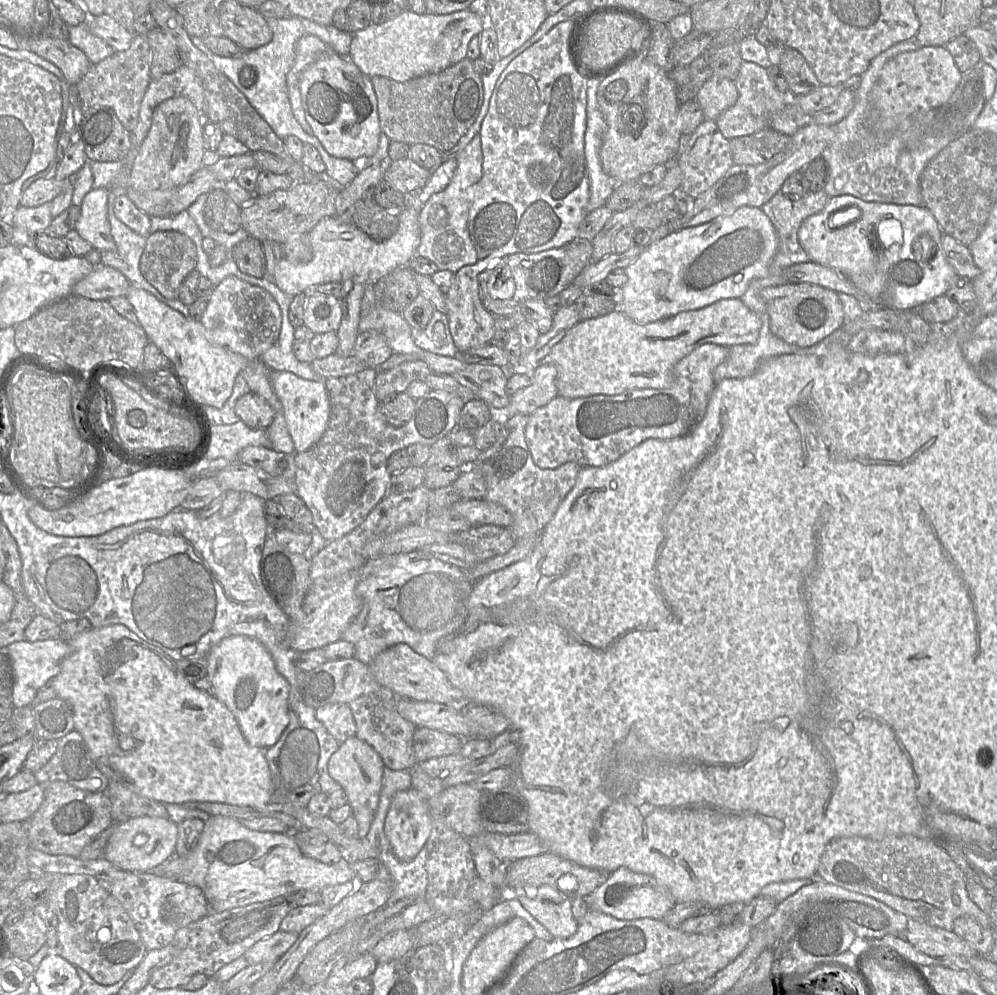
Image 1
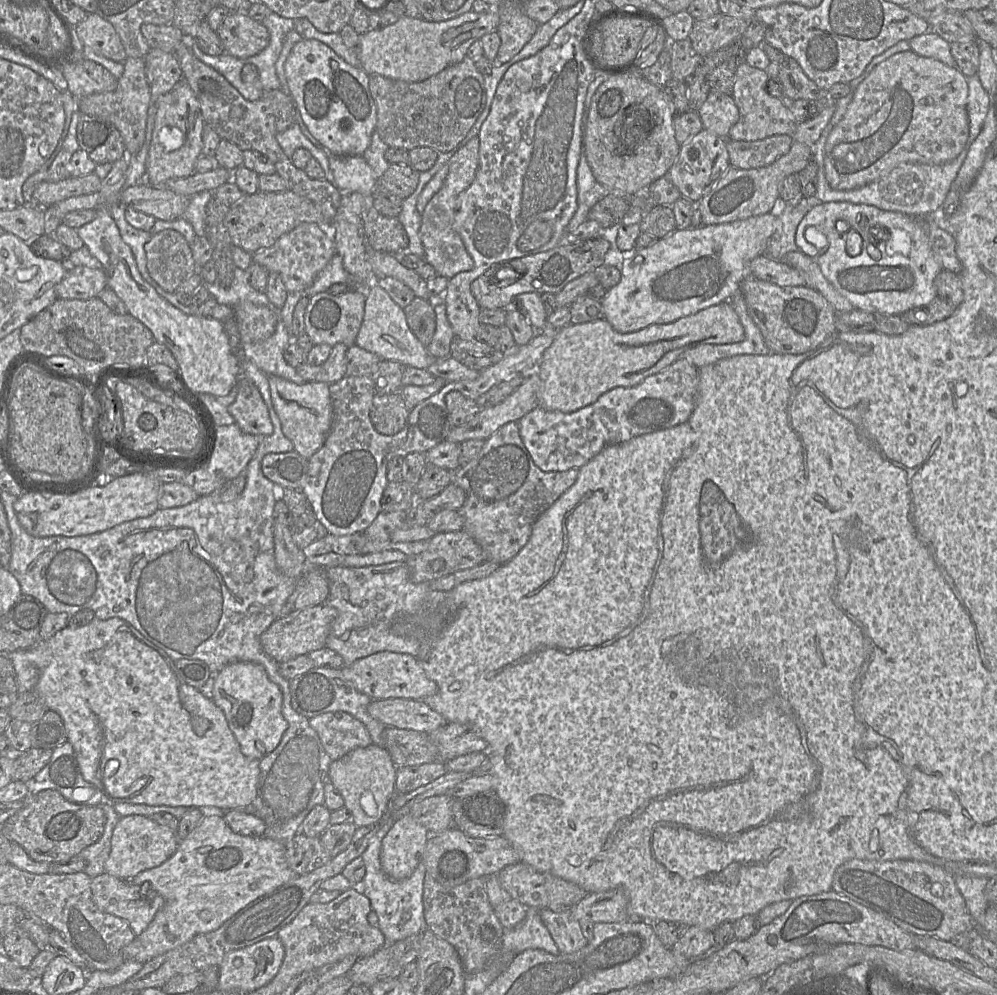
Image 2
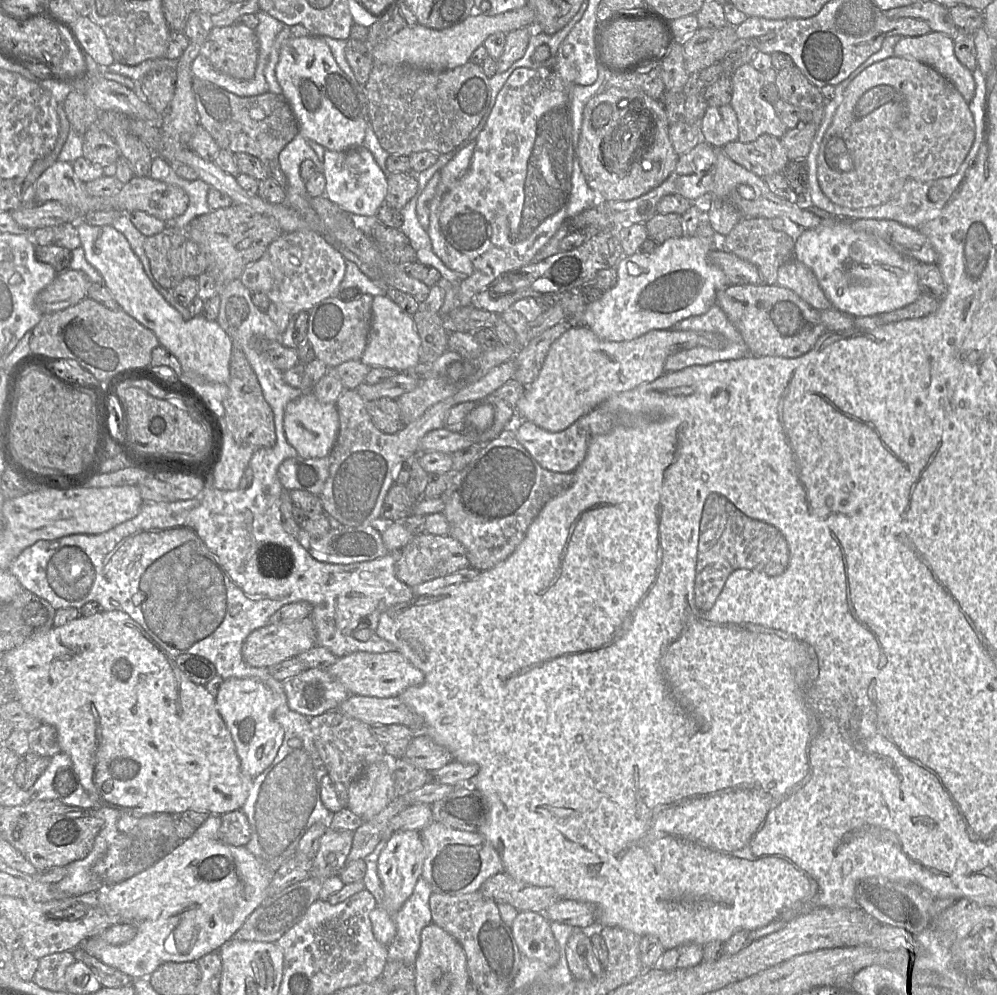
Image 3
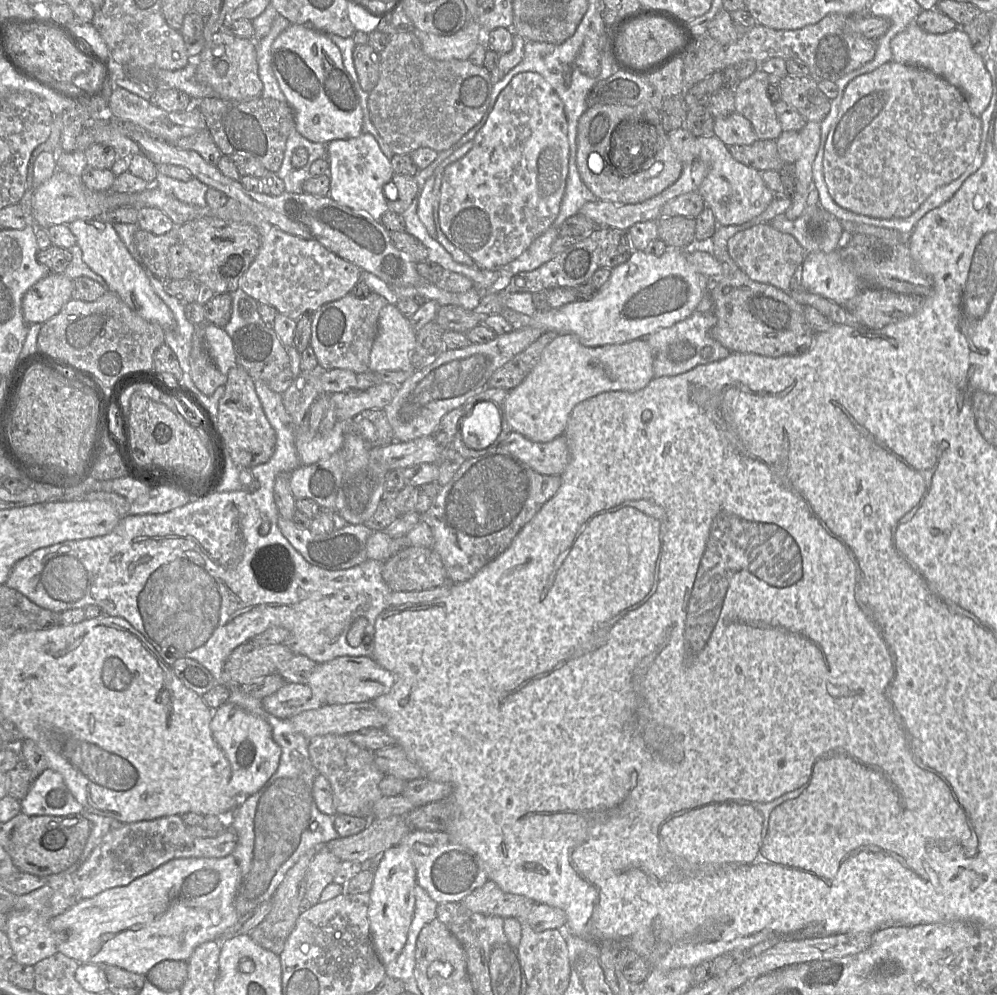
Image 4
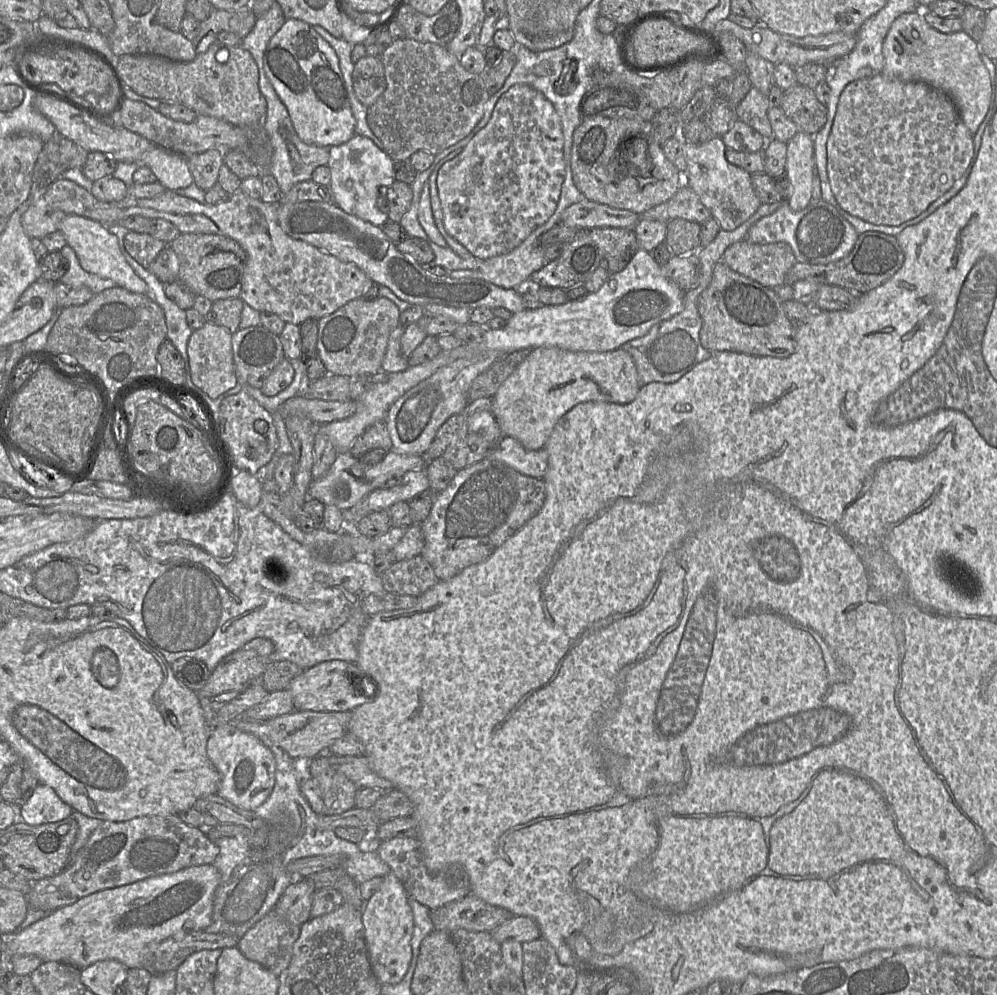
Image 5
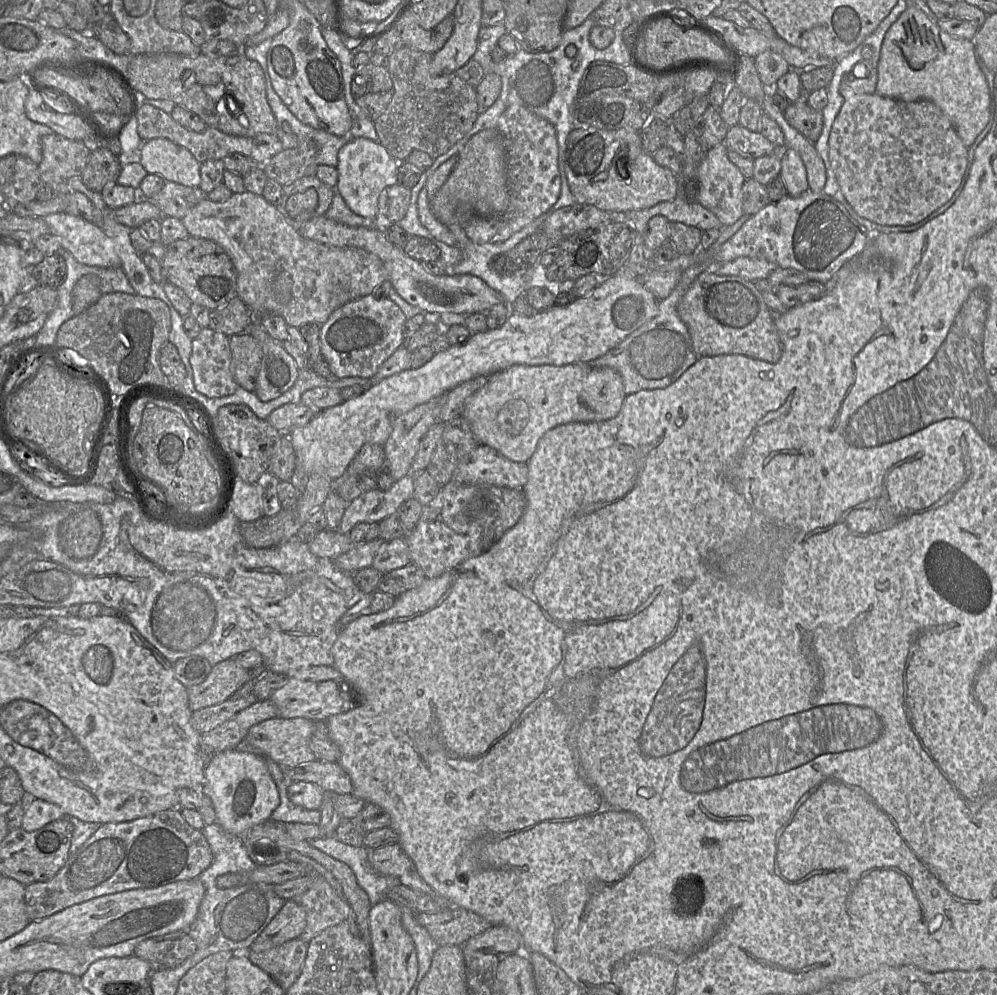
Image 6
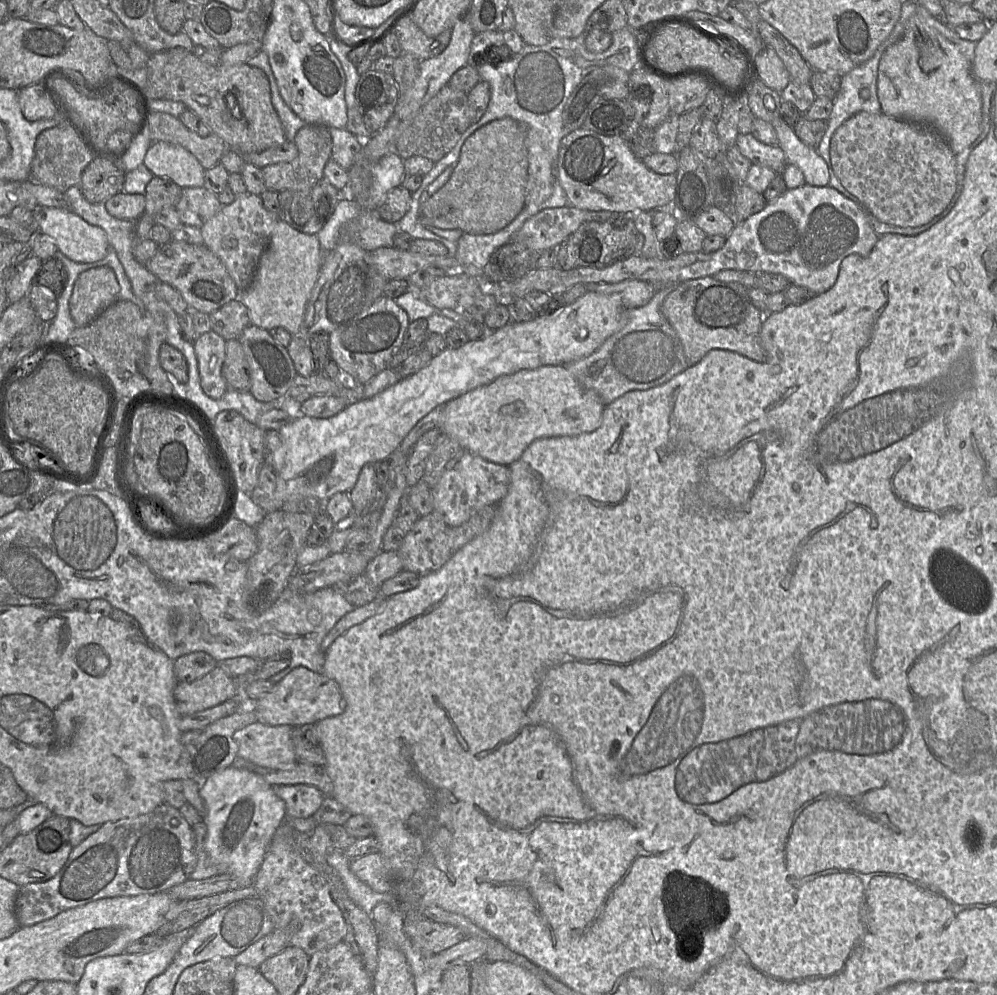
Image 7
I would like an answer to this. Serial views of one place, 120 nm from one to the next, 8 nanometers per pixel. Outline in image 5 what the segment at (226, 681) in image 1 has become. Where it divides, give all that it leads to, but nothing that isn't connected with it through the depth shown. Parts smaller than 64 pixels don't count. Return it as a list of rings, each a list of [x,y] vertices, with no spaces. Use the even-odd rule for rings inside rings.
[[[233,723],[212,728],[207,742],[207,756],[221,776],[219,796],[250,811],[269,798],[275,784],[276,763],[272,751],[257,737],[240,731]]]

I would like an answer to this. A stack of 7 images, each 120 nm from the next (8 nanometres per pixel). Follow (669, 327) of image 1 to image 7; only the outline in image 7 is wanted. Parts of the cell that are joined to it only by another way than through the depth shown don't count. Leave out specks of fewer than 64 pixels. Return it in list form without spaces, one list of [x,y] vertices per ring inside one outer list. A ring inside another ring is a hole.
[[[541,366],[498,377],[448,401],[444,404],[443,421],[438,428],[456,440],[463,450],[508,467],[539,438],[577,436],[595,431],[601,425],[604,408],[605,404],[600,396],[581,386],[565,366]]]

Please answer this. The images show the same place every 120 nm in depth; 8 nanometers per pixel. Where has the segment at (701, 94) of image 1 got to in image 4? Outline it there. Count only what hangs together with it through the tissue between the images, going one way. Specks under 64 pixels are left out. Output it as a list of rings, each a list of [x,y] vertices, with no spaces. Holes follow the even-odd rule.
[[[737,112],[725,118],[714,119],[713,134],[728,147],[751,145],[759,140],[750,121]]]

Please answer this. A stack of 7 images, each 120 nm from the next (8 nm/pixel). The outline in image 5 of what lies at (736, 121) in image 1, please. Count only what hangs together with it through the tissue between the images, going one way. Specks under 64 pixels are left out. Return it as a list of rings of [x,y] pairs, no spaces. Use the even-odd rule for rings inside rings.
[[[751,87],[745,98],[735,107],[737,119],[758,131],[767,141],[773,139],[773,131],[768,119],[770,102],[768,96]]]

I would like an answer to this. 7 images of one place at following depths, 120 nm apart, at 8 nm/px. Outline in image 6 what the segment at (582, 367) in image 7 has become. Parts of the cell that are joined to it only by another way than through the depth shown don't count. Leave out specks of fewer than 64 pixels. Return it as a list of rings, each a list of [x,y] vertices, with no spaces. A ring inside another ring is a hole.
[[[743,215],[735,224],[721,228],[718,239],[704,251],[703,260],[698,260],[683,271],[669,296],[658,302],[658,314],[654,318],[633,331],[615,348],[587,364],[596,368],[612,368],[617,371],[622,377],[626,395],[646,389],[666,388],[674,383],[698,359],[693,350],[688,328],[677,313],[678,302],[698,275],[714,268],[716,264],[723,264],[713,262],[711,257],[714,257],[714,251],[730,239],[750,216],[752,215]]]

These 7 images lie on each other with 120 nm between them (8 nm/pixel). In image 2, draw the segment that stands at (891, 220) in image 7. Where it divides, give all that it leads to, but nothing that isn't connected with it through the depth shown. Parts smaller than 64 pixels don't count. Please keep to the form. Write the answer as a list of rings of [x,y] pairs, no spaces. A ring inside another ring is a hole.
[[[903,51],[892,55],[874,67],[870,74],[858,85],[854,97],[840,122],[829,134],[824,149],[825,178],[834,190],[853,190],[868,185],[886,176],[901,164],[942,165],[954,160],[965,148],[969,138],[969,118],[967,114],[968,81],[957,67],[950,67],[933,58],[923,57],[913,51]]]

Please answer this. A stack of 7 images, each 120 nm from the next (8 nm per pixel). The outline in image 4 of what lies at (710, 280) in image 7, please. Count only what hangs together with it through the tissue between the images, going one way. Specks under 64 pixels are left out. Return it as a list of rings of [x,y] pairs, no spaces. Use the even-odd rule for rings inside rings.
[[[707,243],[706,249],[721,263],[722,277],[710,286],[710,295],[714,302],[717,323],[710,335],[730,352],[751,353],[767,357],[784,355],[796,356],[807,351],[813,343],[815,331],[805,318],[804,306],[796,302],[788,292],[772,285],[750,279],[731,259],[727,244]]]

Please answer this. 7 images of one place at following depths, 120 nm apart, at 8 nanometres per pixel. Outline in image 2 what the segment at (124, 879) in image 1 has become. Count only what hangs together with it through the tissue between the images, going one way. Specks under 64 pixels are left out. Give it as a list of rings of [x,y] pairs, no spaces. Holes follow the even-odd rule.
[[[104,872],[92,879],[93,901],[103,912],[125,919],[136,936],[148,928],[155,914],[163,906],[163,897],[154,891],[149,883],[136,885]]]

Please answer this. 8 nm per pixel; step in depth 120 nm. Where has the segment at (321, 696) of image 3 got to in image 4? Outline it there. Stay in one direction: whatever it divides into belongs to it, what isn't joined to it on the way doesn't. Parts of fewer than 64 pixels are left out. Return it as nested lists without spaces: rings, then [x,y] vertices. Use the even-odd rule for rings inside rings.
[[[286,683],[275,693],[262,699],[264,710],[280,719],[290,719],[322,705],[307,683]]]

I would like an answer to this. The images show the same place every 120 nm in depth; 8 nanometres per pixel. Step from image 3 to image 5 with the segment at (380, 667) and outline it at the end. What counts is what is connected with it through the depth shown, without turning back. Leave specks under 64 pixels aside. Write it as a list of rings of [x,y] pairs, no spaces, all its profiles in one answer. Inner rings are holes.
[[[328,660],[307,668],[296,676],[287,688],[293,697],[295,710],[343,712],[371,702],[378,692],[376,682],[355,662]]]

